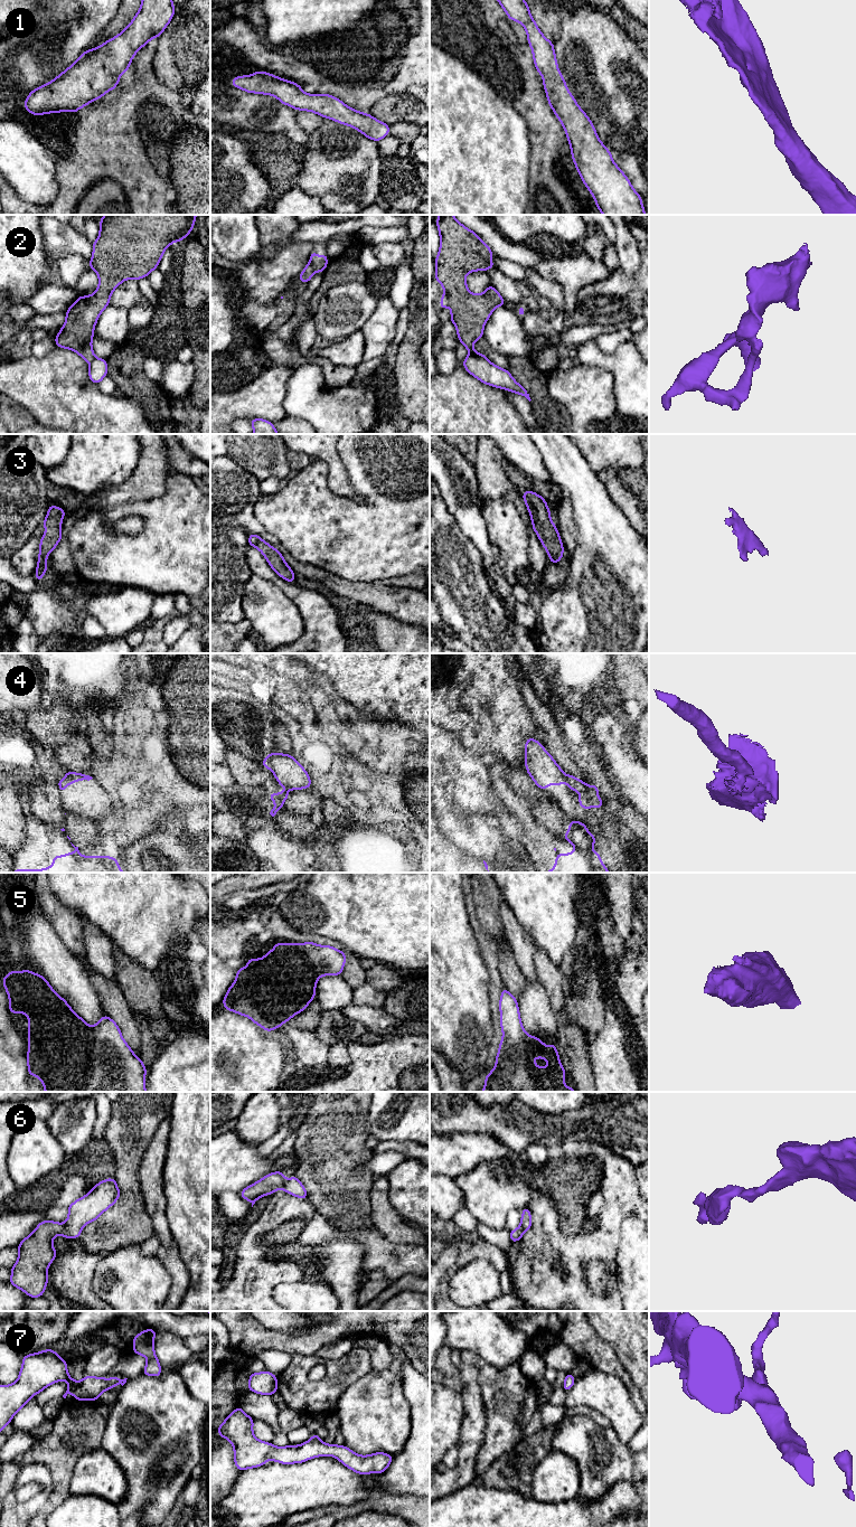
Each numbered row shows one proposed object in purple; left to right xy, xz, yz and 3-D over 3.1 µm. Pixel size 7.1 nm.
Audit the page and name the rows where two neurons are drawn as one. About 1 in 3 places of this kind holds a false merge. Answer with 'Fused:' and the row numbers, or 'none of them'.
Fused: 2, 4

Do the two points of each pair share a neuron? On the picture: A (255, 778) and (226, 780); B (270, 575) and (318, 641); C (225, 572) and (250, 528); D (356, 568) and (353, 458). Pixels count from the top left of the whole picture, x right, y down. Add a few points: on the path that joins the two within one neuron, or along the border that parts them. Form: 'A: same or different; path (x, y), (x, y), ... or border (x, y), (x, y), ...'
A: different; border (224, 764), (236, 782)
B: same; path (288, 587), (318, 616), (318, 623)
C: different; border (222, 524), (238, 526), (248, 534)
D: same; path (368, 540), (376, 533), (376, 496), (369, 486)

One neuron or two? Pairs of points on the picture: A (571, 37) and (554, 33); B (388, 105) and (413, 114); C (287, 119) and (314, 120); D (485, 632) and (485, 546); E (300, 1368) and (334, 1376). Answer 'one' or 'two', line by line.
A: two
B: one
C: two
D: two
E: one

